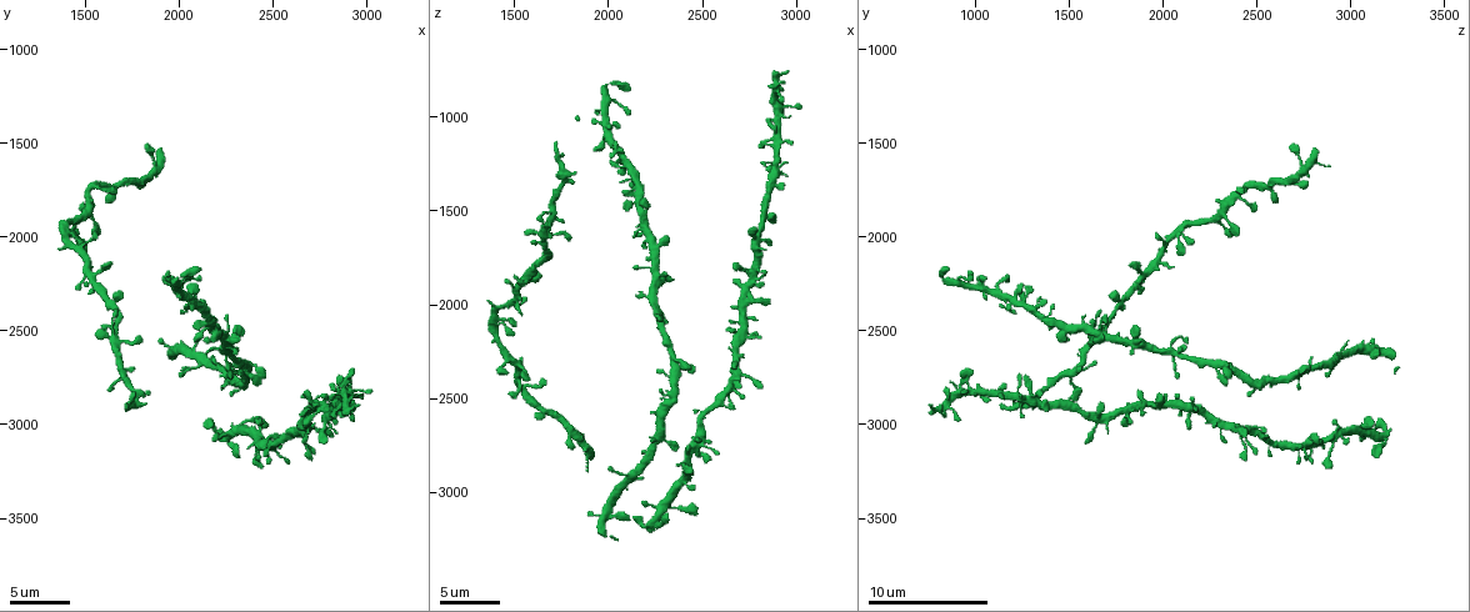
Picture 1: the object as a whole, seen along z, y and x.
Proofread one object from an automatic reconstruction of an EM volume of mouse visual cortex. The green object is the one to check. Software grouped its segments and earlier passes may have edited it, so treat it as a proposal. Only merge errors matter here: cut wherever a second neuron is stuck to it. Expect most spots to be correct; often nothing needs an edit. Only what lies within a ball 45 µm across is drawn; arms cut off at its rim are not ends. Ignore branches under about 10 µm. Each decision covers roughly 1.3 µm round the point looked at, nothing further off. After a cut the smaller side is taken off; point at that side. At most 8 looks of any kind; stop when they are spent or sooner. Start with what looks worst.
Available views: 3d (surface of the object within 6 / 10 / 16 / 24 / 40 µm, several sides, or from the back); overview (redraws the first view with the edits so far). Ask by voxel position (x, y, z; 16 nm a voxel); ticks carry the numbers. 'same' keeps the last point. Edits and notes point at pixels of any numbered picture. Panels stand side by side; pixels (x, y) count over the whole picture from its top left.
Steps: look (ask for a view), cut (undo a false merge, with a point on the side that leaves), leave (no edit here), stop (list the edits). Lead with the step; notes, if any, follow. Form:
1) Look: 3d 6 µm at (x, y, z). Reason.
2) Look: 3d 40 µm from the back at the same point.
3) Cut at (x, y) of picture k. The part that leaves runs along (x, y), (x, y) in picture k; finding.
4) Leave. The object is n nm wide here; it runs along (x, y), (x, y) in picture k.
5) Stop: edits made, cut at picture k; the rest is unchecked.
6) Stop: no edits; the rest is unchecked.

Look: 3d 16 µm at (2140, 2470, 1450). Four or more arms meet.

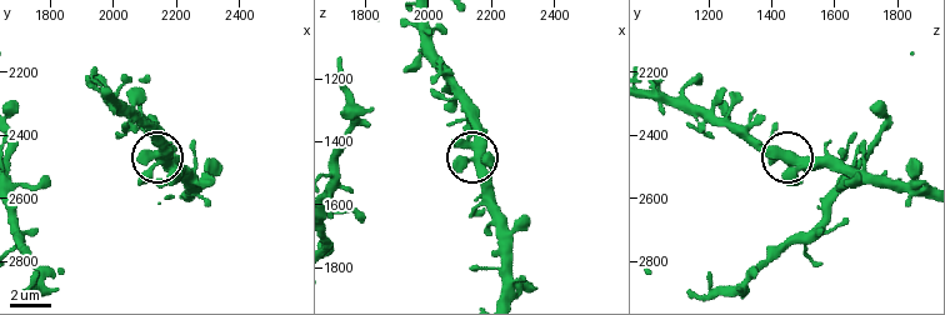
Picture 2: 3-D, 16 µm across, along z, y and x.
Leave. It runs along (495, 235), (485, 171), (475, 150), (475, 118) in picture 2; continuous, no second neuron.

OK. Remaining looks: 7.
Look: 3d 10 µm at (1650, 2540, 1610). Four or more arms meet.

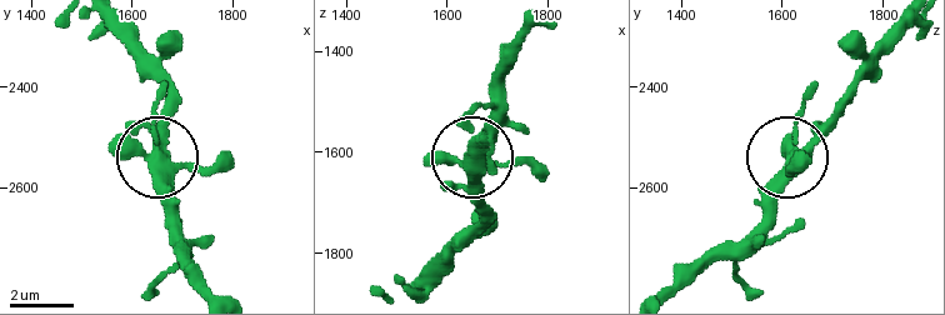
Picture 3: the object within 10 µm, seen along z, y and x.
Look: 3d 10 µm from the back at (1645, 2550, 1615).

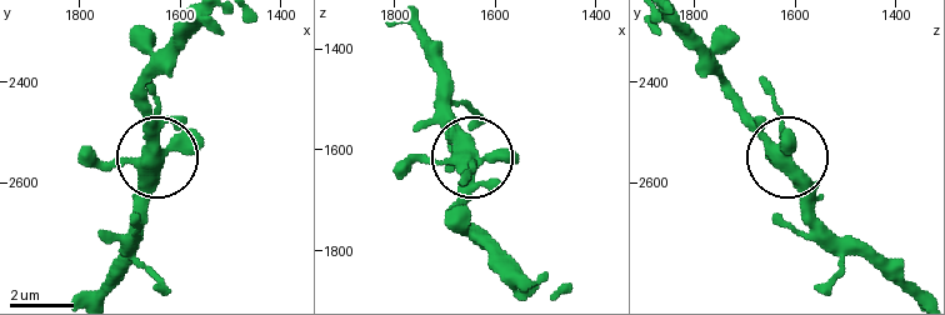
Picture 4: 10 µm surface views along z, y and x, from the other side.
Leave. The side arm is 13 µm long; continuous, no second neuron.

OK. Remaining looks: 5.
Look: 3d 6 µm at (2370, 2690, 2350).

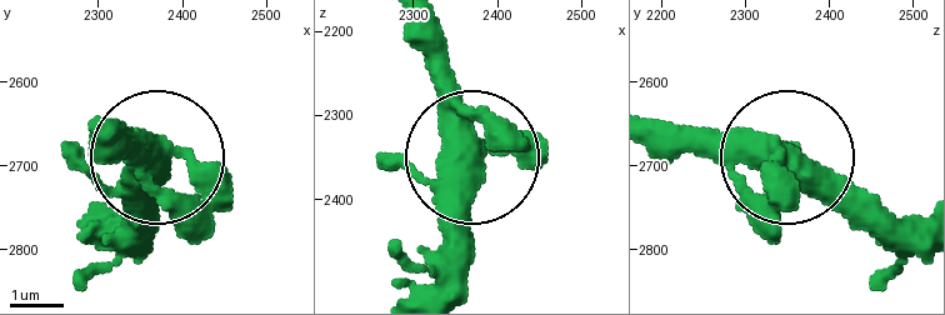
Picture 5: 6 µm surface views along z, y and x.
Leave. It runs along (659, 123), (754, 136), (896, 261) in picture 5; one neuron here.

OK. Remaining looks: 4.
Look: 3d 6 µm at (2270, 2540, 1710). Looks like a crossing.

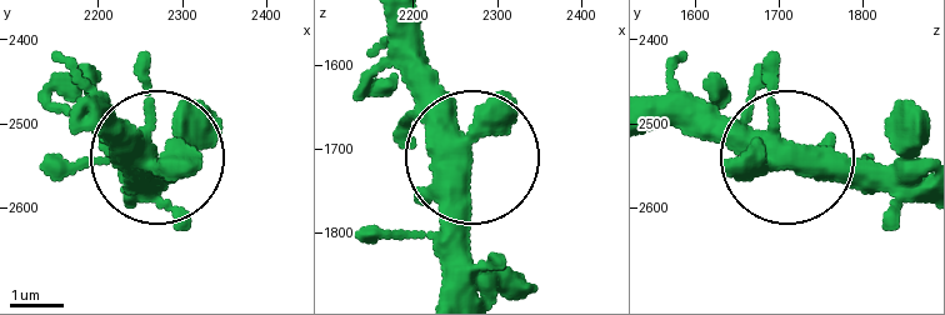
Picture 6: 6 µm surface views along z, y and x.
Leave. The object is 430 nm wide here; it runs along (429, 150), (465, 150), (389, 60) in picture 6; all the same neuron.

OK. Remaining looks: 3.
Stop: no edits; the rest is unchecked.

